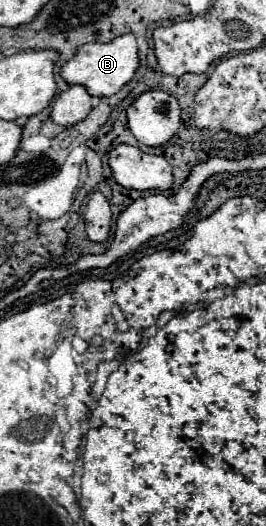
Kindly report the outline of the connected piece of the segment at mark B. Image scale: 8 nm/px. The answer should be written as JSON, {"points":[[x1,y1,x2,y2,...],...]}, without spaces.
{"points":[[121,35,109,43,85,43,85,45,81,45,81,49,77,49,75,57,61,67,61,77,69,85,85,87,89,95,111,97,133,79,137,67,139,67,139,57,137,57,135,37]]}

